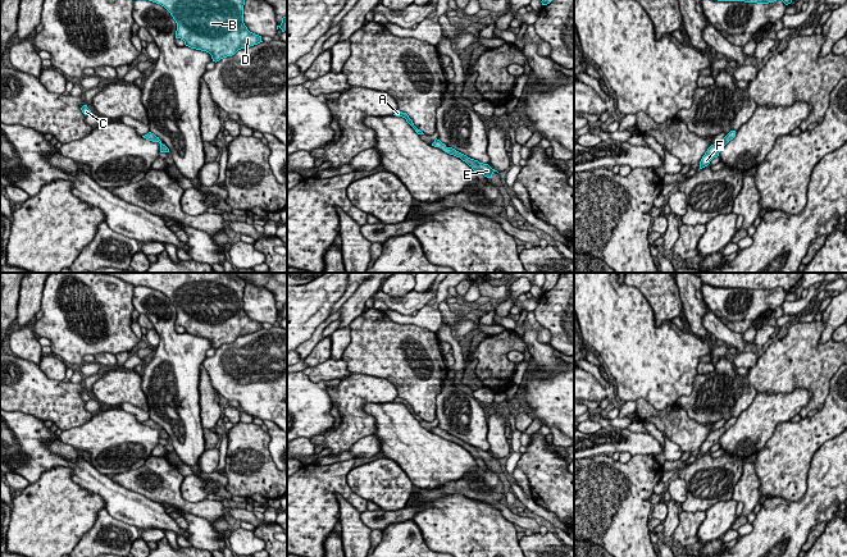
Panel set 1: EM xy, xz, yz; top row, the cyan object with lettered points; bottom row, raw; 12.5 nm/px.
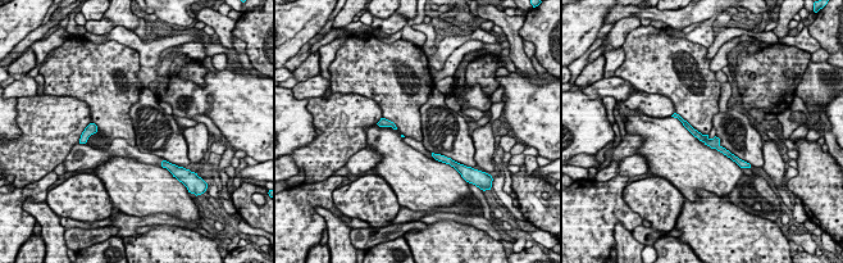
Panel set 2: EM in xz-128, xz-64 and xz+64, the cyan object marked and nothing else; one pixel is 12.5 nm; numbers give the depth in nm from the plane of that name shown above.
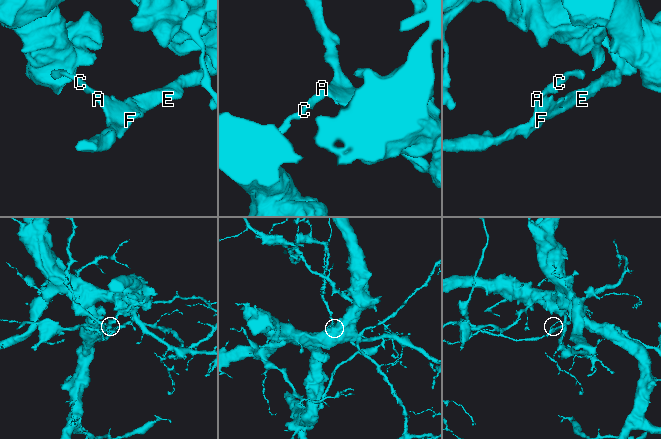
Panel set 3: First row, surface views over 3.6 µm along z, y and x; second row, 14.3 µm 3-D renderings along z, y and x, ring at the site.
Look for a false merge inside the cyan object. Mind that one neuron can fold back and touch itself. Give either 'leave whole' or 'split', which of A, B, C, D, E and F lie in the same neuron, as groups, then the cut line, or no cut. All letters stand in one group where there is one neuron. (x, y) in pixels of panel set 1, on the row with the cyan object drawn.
split | A B C D F / E | xz (432, 144), (441, 146)

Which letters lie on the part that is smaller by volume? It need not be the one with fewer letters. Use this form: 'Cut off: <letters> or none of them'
Cut off: E

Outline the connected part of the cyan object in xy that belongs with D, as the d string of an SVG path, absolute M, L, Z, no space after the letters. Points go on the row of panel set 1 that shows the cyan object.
M149 0L164 6L177 23L176 38L185 41L185 45L206 51L211 55L213 61L219 61L223 58L234 55L238 50L258 45L261 36L247 29L243 23L245 0Z

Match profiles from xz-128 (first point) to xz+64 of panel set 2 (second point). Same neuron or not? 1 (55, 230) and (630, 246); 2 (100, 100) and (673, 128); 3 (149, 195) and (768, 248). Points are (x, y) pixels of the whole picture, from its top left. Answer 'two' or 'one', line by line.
1: one
2: two
3: two

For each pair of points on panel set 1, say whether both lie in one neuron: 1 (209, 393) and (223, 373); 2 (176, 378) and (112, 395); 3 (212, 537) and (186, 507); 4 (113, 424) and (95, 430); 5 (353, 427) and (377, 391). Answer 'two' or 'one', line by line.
1: two
2: two
3: two
4: one
5: one

